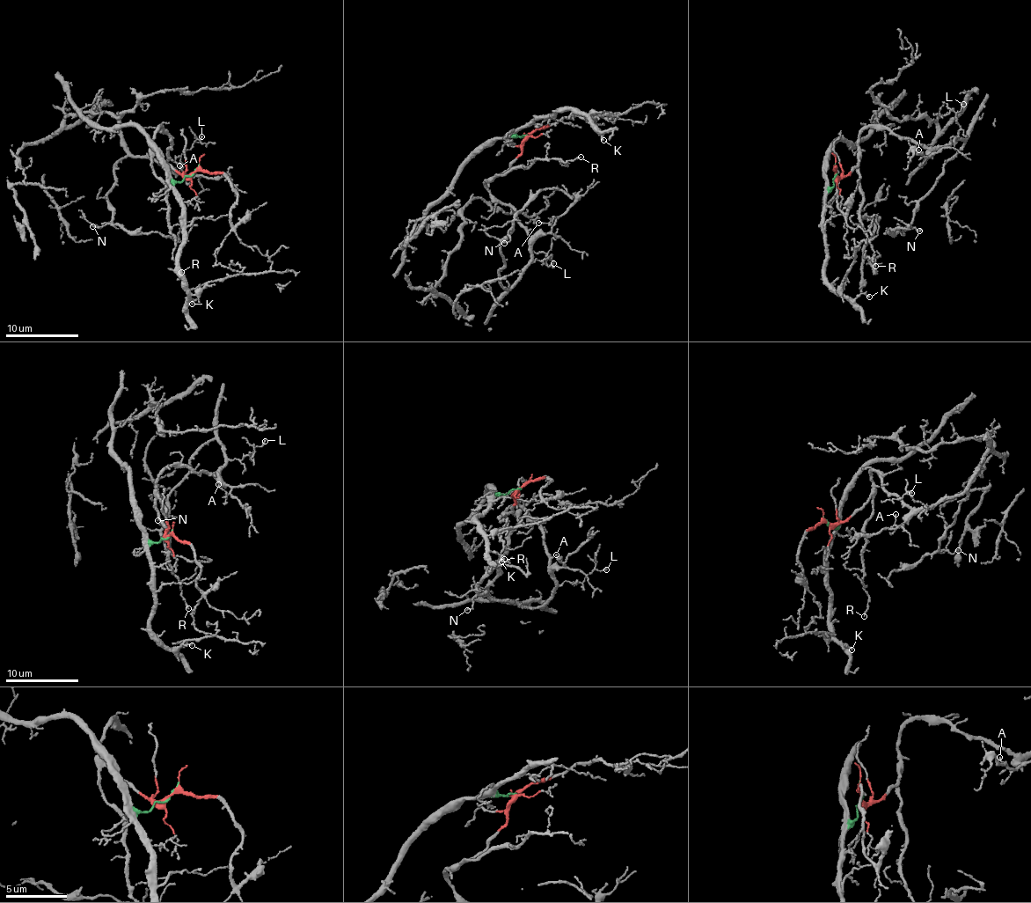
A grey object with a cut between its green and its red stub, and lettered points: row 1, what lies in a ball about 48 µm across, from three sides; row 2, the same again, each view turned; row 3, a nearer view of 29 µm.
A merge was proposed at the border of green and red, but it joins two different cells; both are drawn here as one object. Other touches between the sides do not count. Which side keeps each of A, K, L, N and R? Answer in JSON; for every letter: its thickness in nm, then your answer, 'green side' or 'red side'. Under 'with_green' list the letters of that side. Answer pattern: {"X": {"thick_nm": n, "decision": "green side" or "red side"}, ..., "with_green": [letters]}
{"A": {"thick_nm": 110, "decision": "red side"}, "K": {"thick_nm": 140, "decision": "green side"}, "L": {"thick_nm": 150, "decision": "red side"}, "N": {"thick_nm": 100, "decision": "red side"}, "R": {"thick_nm": 140, "decision": "red side"}, "with_green": ["K"]}

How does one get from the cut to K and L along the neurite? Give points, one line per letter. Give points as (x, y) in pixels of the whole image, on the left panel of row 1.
K: (194, 172), (173, 186), (173, 194), (181, 206), (178, 275), (193, 304)
L: (195, 172), (181, 176), (164, 162), (155, 132), (166, 130), (171, 147), (160, 165), (201, 136)

